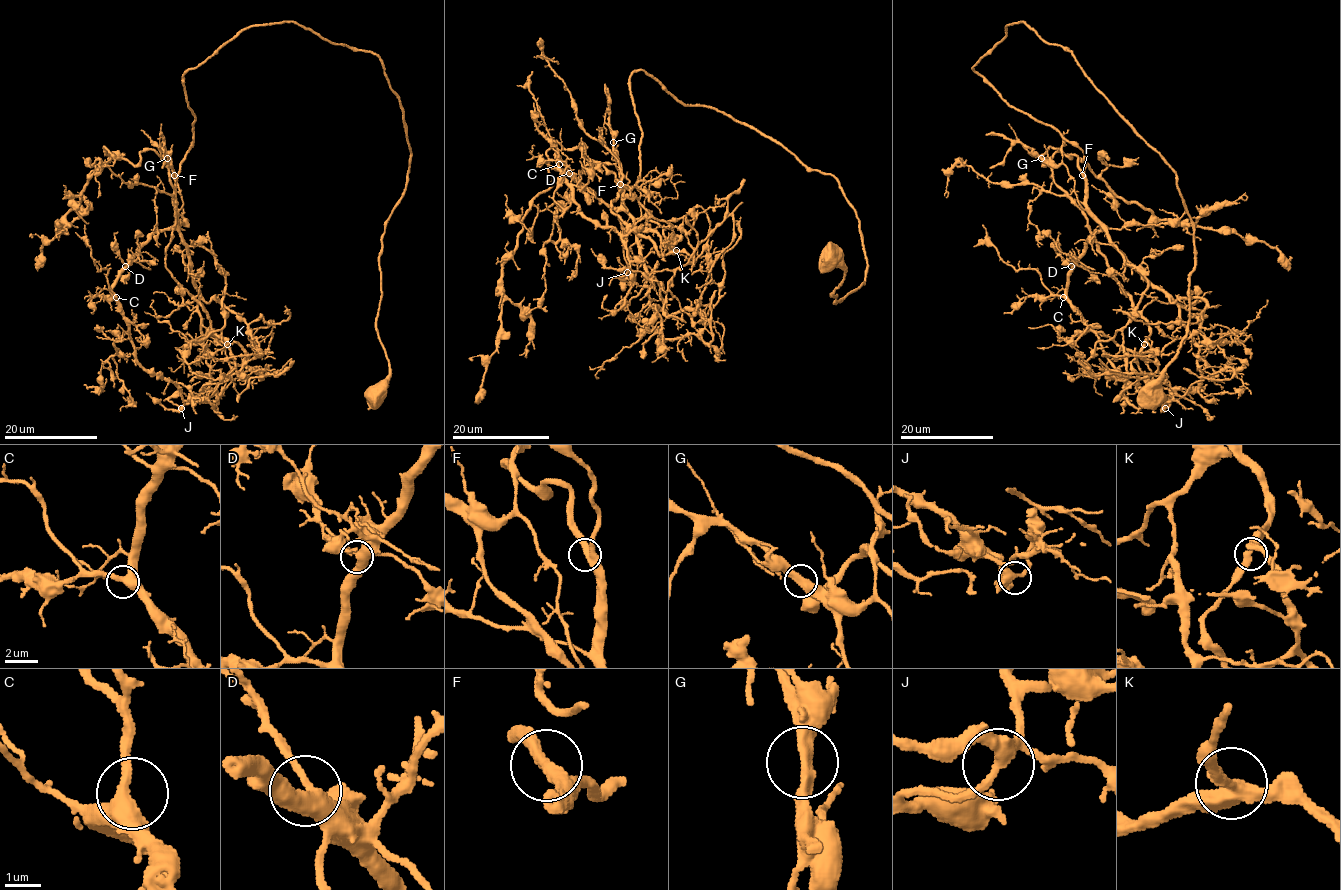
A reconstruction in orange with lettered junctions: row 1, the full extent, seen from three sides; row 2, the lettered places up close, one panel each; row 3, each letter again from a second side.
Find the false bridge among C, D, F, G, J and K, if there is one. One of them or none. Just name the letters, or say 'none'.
G

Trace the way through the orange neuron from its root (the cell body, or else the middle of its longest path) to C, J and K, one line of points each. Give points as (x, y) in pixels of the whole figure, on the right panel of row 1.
C: (1154, 397), (1195, 266), (1175, 171), (1069, 50), (1010, 23), (972, 67), (1083, 151), (1104, 225), (1063, 297)
J: (1154, 397), (1195, 266), (1175, 171), (1010, 23), (972, 67), (1083, 151), (1104, 227), (1066, 300), (1165, 408)
K: (1154, 397), (1195, 266), (1175, 171), (1069, 50), (1010, 23), (972, 67), (1083, 151), (1071, 200), (1144, 344)

